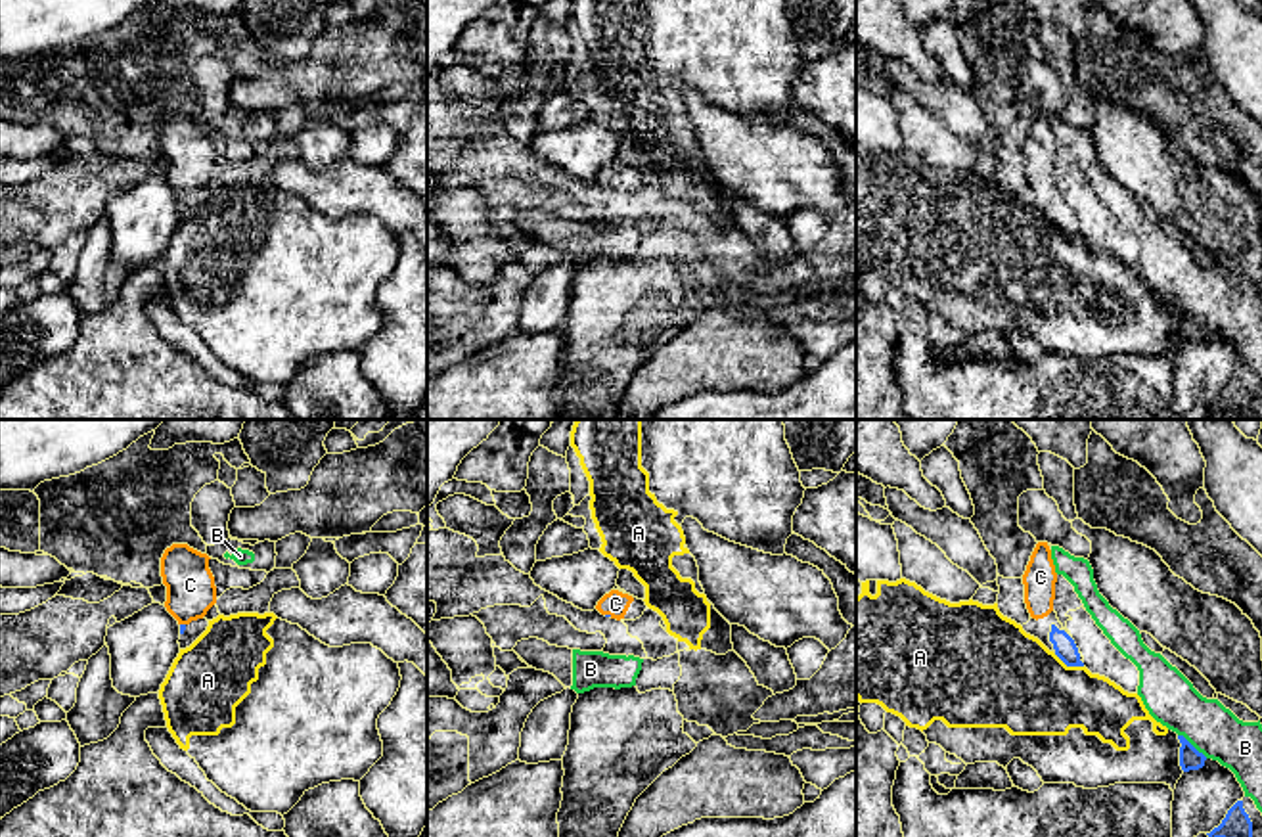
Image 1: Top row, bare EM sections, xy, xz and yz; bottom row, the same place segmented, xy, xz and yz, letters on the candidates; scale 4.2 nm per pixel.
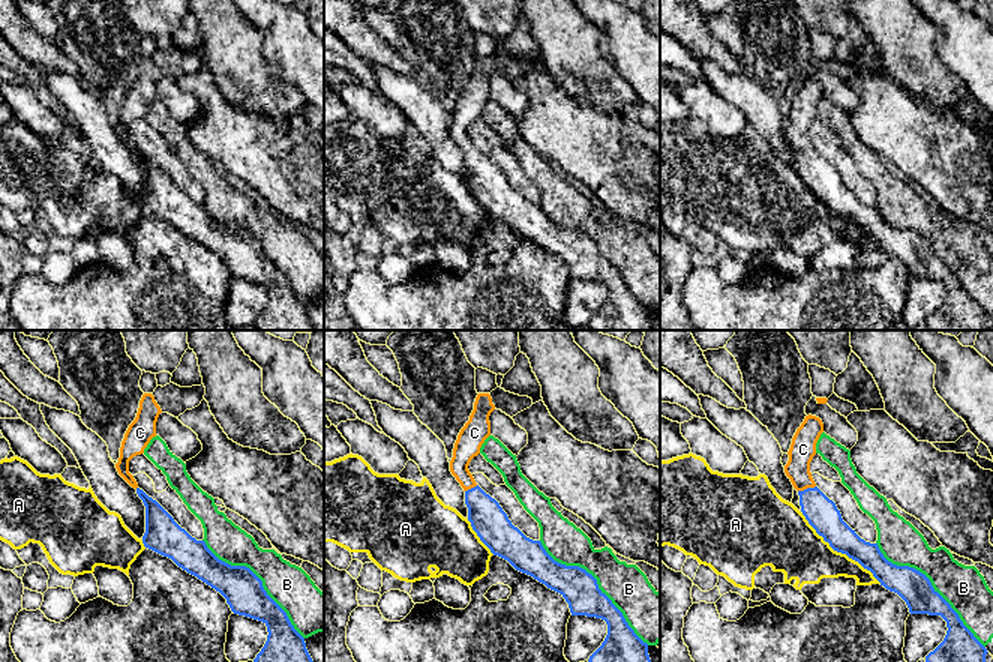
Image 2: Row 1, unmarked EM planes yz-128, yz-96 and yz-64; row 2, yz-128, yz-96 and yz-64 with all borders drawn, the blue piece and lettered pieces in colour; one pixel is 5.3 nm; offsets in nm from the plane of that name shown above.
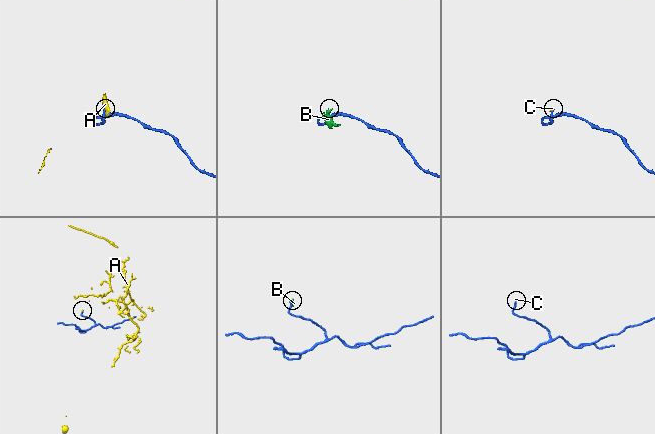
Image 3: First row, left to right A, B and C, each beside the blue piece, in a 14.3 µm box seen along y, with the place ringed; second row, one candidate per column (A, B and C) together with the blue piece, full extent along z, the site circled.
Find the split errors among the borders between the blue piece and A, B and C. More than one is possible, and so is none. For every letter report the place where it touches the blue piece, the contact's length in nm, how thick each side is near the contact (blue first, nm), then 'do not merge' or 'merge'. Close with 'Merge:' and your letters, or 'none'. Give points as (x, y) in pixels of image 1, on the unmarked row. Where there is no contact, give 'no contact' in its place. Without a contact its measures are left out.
A: meets blue in yz at (1069, 236); contact 140 nm long; 90 nm thick on the blue side, 400 nm on the other; do not merge
B: meets blue in yz at (1192, 316); contact 160 nm long; 100 nm thick on the blue side, 220 nm on the other; do not merge
C: meets blue in xz at (609, 186); contact 30 nm long; 20 nm thick on the blue side, 110 nm on the other; merge
Merge: C

